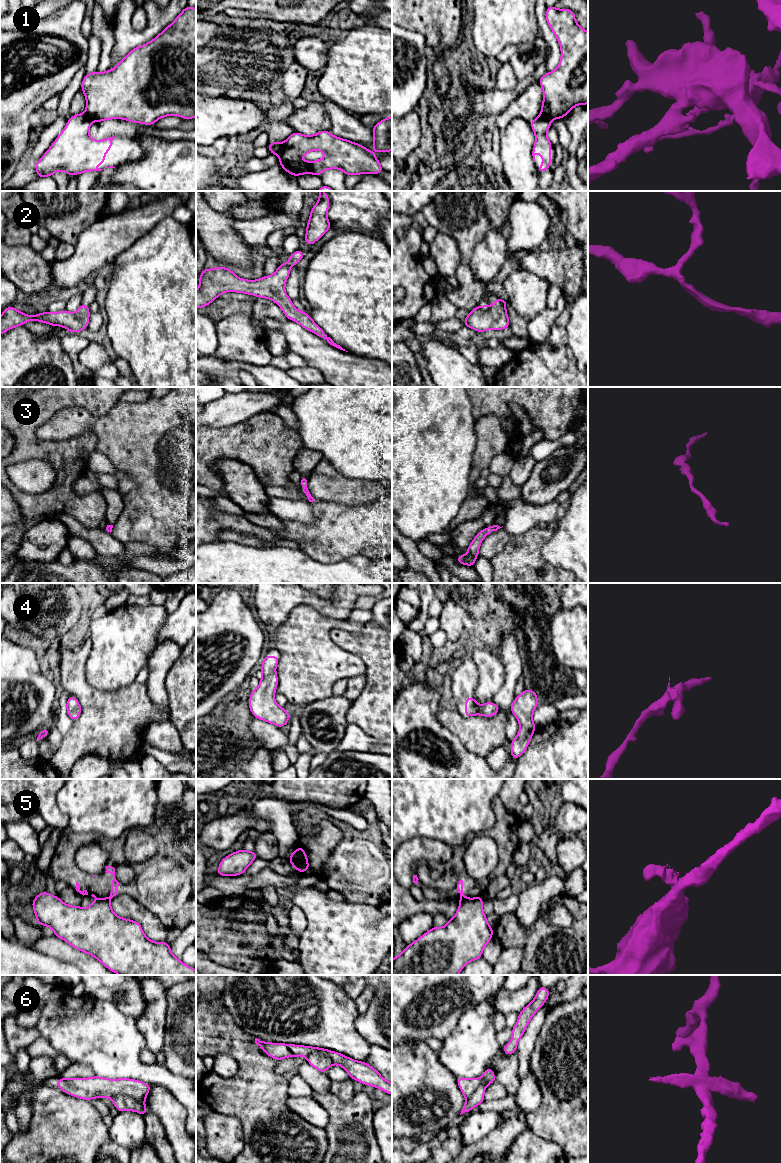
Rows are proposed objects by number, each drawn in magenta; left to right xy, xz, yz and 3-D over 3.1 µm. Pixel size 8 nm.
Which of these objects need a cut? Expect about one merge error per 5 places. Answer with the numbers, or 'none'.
1, 5, 6

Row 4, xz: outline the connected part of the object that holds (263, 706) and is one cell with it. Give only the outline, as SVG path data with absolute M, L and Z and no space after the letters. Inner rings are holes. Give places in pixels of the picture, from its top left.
M265 655L260 669L263 676L259 687L252 689L248 705L254 717L282 728L289 722L290 714L274 698L278 686L276 666L279 659L280 656Z

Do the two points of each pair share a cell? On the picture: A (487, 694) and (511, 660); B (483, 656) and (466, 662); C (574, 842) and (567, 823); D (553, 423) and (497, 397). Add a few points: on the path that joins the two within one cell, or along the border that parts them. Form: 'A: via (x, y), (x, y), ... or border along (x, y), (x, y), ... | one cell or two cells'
A: border along (500, 656), (504, 669), (504, 683), (497, 691) | two cells
B: border along (468, 654), (477, 667), (478, 683) | two cells
C: border along (562, 837), (555, 845) | two cells
D: via (539, 409), (527, 397), (511, 397) | one cell

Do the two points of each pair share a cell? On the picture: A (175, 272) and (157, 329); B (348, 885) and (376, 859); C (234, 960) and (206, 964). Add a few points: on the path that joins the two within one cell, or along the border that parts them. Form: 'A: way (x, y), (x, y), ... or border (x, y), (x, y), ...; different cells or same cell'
A: way (168, 286), (168, 315); same cell
B: way (355, 878), (369, 866); same cell
C: border (206, 955), (218, 964); different cells

